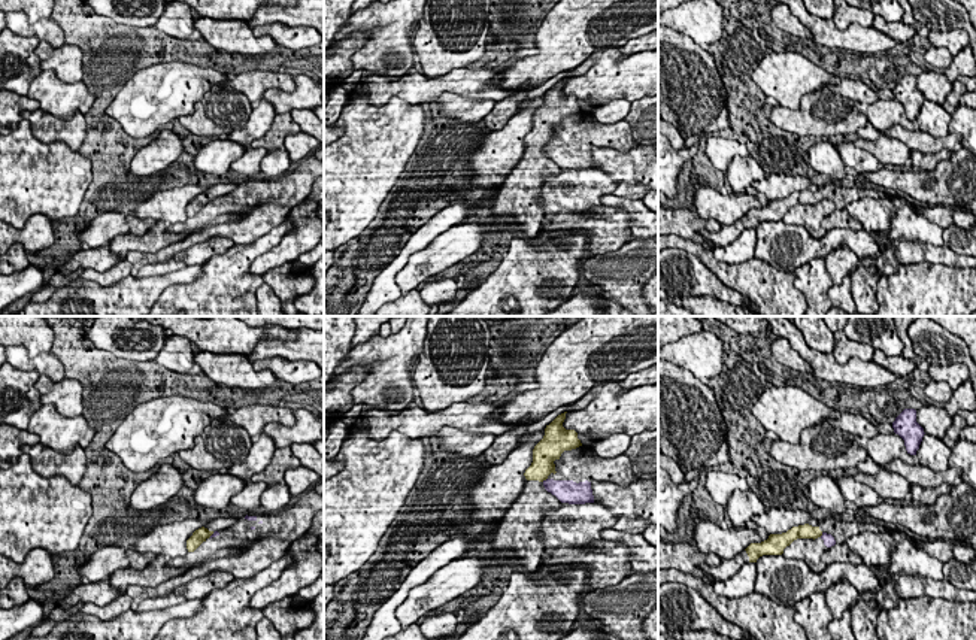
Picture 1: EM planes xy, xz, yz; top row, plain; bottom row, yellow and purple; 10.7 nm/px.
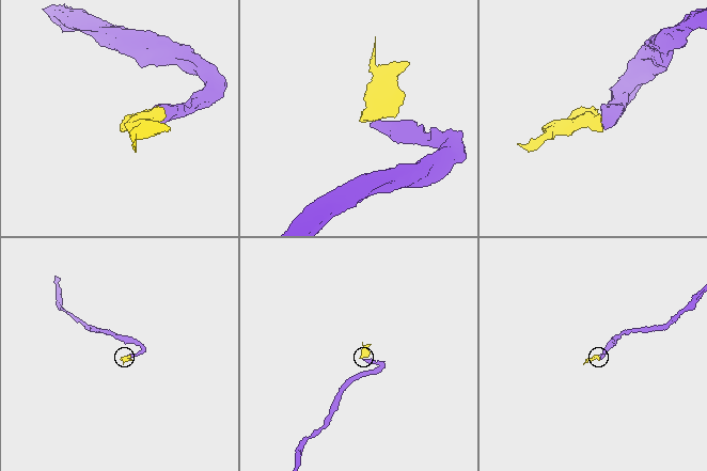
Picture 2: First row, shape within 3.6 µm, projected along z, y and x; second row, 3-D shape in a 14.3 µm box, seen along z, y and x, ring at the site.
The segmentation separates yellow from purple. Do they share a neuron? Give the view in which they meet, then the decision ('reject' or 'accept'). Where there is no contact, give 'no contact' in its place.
xz | reject

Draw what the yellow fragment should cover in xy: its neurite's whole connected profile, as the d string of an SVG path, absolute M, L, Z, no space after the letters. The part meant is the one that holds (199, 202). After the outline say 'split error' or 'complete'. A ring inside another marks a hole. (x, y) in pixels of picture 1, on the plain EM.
M215 183L212 186L206 186L206 189L195 195L193 201L187 206L188 218L194 218L203 207L206 207L215 197L227 195L234 191L234 183Z; split error

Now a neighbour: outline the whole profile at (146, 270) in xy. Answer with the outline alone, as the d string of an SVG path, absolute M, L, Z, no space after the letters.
M170 258L164 263L143 266L134 277L142 279L148 276L166 274L166 273L181 270L184 267L187 267L184 261L176 261L175 258Z

